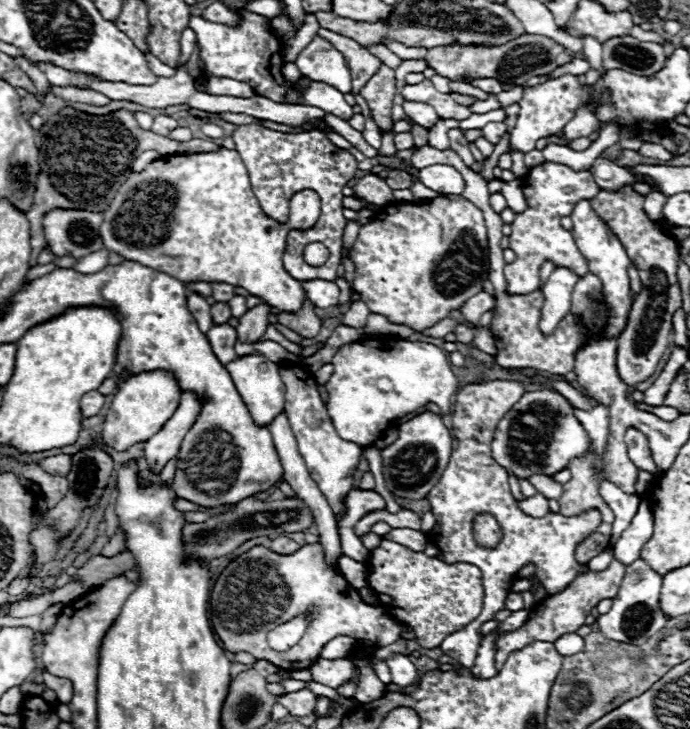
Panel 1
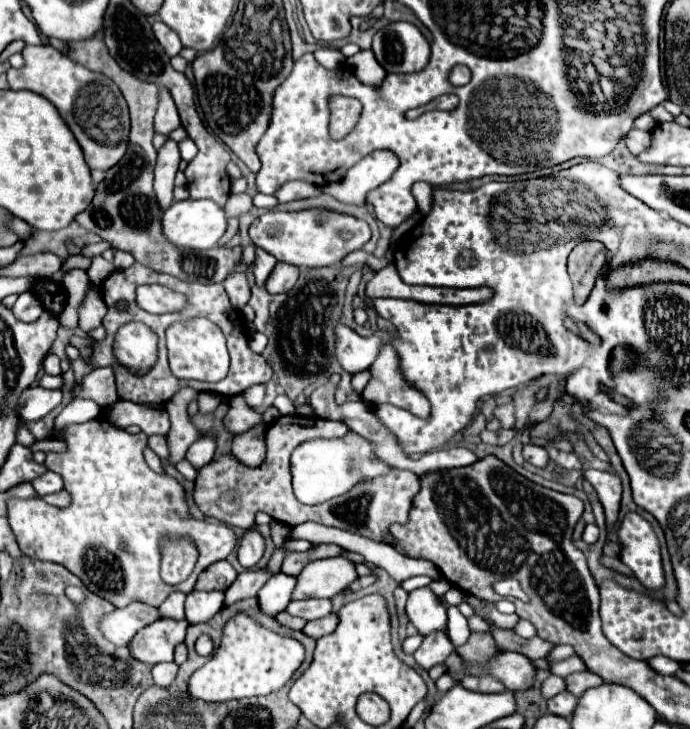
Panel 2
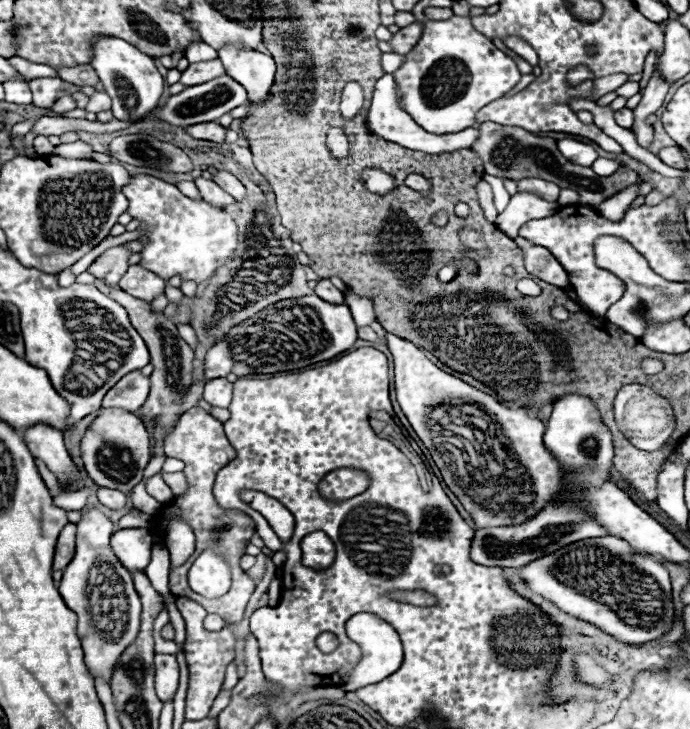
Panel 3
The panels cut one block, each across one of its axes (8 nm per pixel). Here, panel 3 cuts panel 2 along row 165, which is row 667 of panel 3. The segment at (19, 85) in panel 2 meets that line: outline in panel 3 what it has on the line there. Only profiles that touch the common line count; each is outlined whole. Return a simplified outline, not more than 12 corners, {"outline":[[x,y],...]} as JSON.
{"outline":[[98,510],[78,522],[60,594],[92,678],[112,680],[140,598]]}

